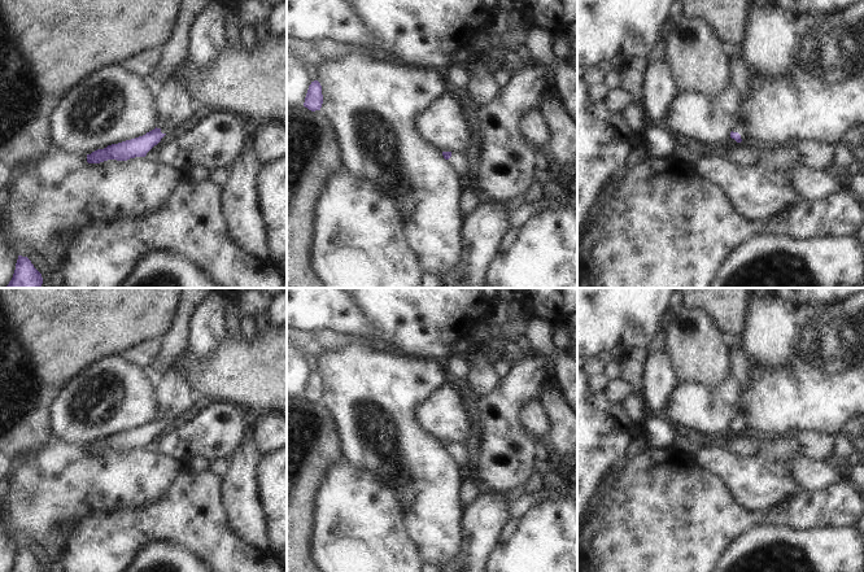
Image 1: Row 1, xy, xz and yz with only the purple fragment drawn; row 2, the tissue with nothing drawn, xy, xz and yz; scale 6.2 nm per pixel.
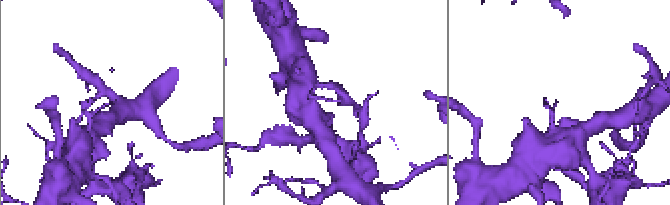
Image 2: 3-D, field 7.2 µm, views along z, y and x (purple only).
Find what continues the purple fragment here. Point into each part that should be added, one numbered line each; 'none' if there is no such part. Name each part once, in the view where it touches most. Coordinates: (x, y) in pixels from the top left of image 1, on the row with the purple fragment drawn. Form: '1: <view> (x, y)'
1: yz (740, 127)

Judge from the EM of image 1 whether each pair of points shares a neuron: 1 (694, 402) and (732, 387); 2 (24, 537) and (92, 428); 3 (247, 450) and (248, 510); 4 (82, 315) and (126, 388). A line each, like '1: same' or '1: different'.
1: same
2: different
3: same
4: different

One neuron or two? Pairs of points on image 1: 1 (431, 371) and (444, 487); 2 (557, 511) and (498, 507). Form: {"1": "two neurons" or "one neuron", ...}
{"1": "one neuron", "2": "two neurons"}

